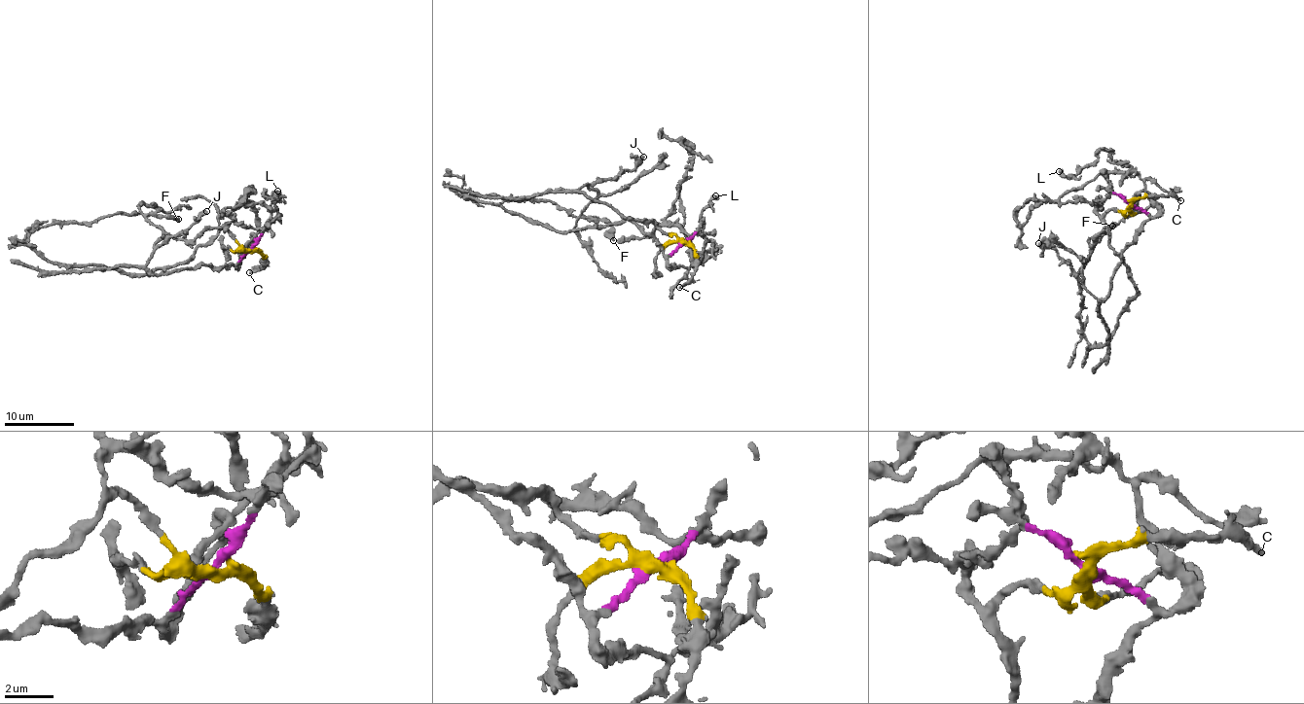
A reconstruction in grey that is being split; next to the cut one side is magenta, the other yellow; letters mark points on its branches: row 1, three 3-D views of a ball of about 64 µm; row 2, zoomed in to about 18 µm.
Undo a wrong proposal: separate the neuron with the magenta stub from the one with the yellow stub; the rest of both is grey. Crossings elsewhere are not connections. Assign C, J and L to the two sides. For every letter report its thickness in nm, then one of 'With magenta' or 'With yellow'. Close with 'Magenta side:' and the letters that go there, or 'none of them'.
C: Thickness 280 nm. With yellow
J: Thickness 440 nm. With magenta
L: Thickness 420 nm. With magenta
Magenta side: J, L

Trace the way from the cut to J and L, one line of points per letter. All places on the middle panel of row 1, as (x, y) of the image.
J: (683, 242), (666, 255), (632, 220), (578, 190), (632, 170), (644, 157)
L: (683, 242), (666, 259), (668, 265), (690, 266), (714, 250), (704, 232), (701, 214), (716, 195)

